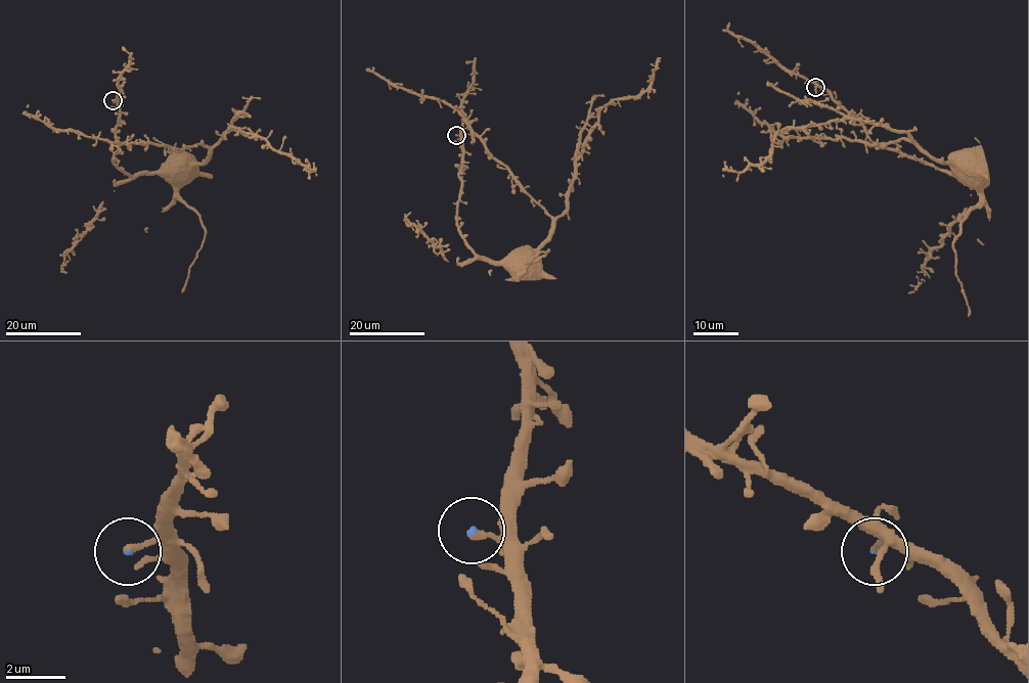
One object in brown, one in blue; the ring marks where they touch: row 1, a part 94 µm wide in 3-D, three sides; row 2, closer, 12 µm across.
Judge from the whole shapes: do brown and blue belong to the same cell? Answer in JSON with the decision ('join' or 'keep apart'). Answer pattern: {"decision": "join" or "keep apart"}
{"decision": "join"}

